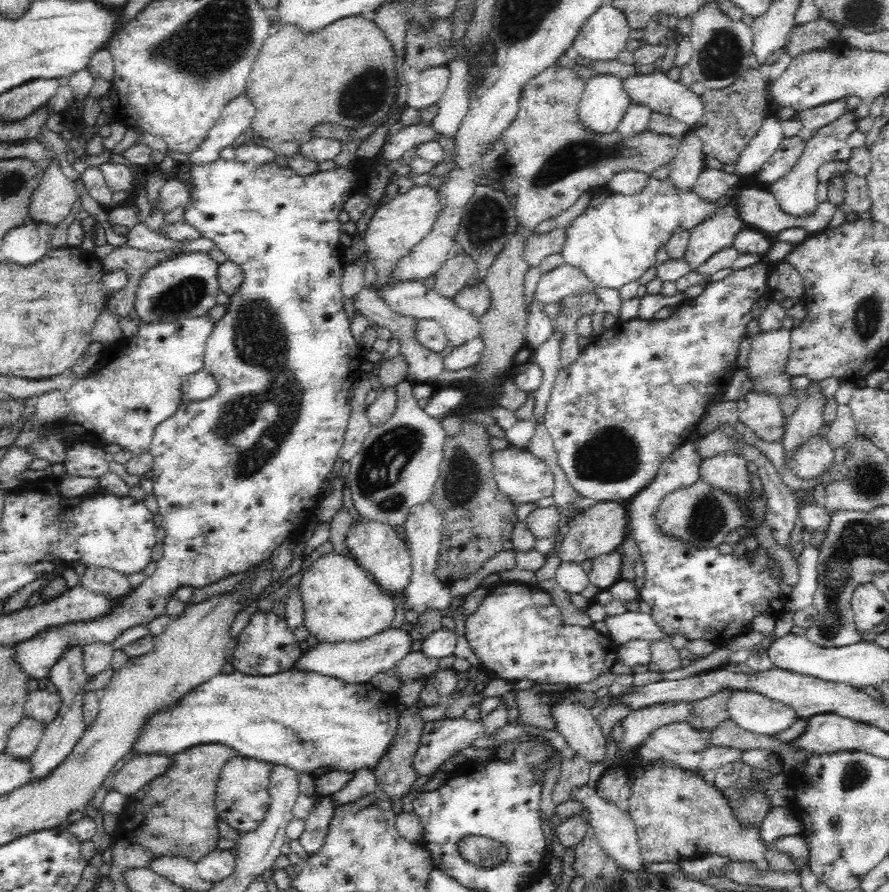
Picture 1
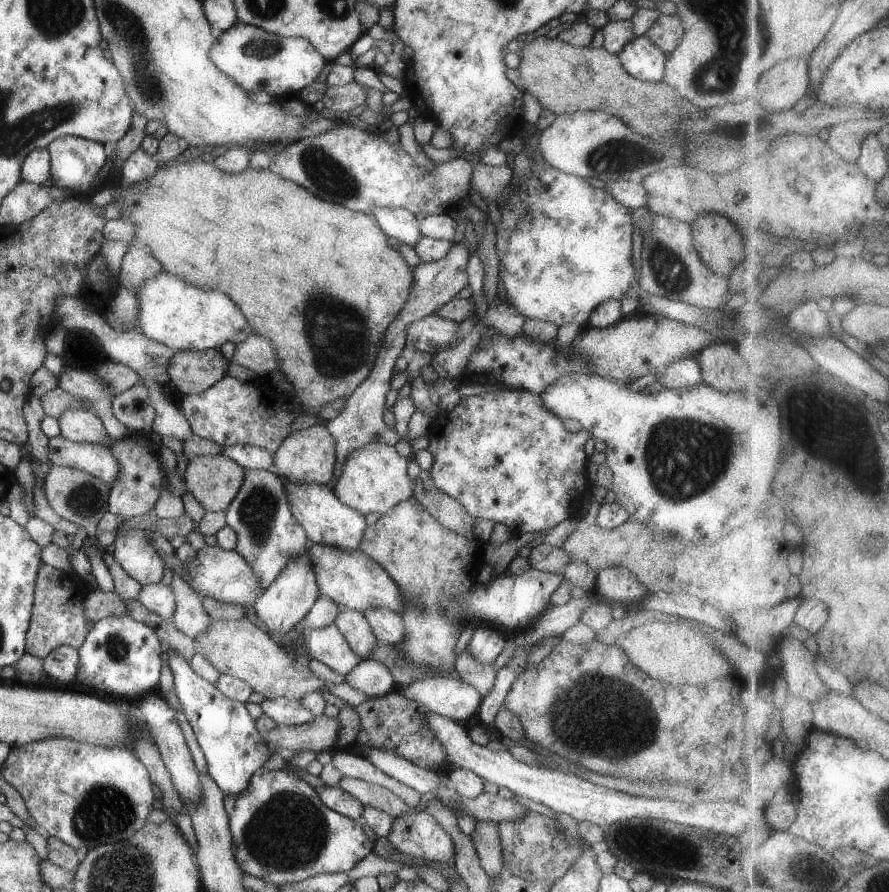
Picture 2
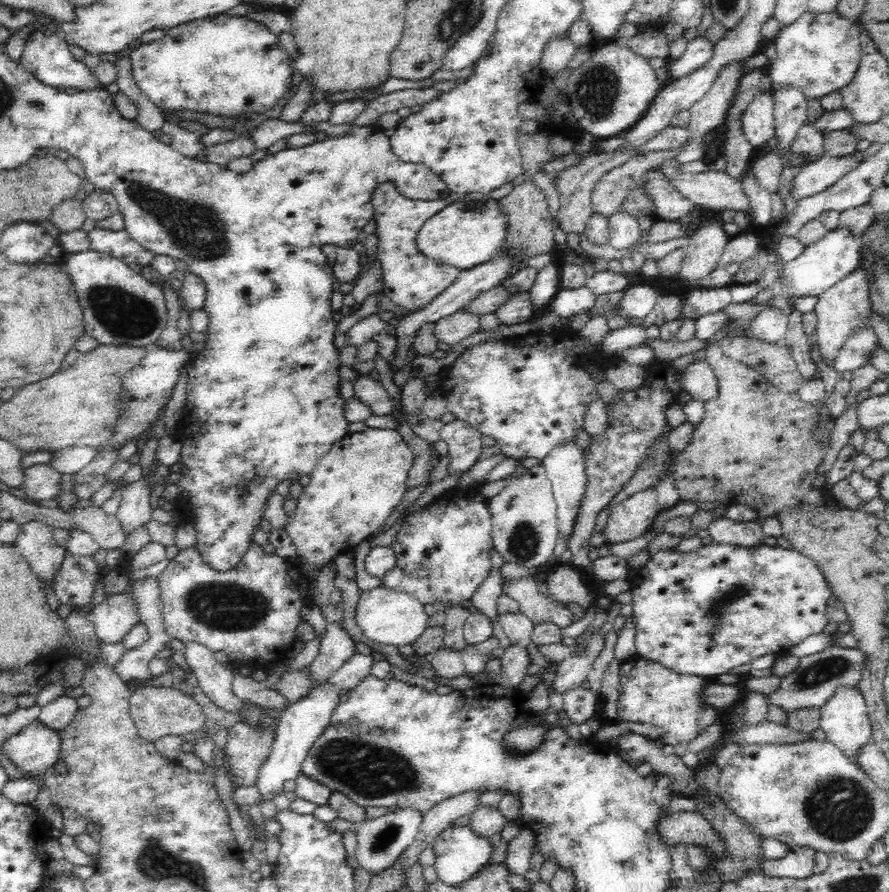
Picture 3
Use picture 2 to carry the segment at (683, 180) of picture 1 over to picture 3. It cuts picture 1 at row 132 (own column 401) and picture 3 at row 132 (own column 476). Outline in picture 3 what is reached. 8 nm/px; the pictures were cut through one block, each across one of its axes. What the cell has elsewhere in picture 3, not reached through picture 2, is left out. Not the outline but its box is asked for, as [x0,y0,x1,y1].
[676,61,745,165]

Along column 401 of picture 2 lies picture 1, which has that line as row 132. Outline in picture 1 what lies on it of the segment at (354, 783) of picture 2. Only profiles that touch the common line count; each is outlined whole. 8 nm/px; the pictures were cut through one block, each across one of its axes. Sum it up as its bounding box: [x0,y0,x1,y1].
[796,98,847,141]

